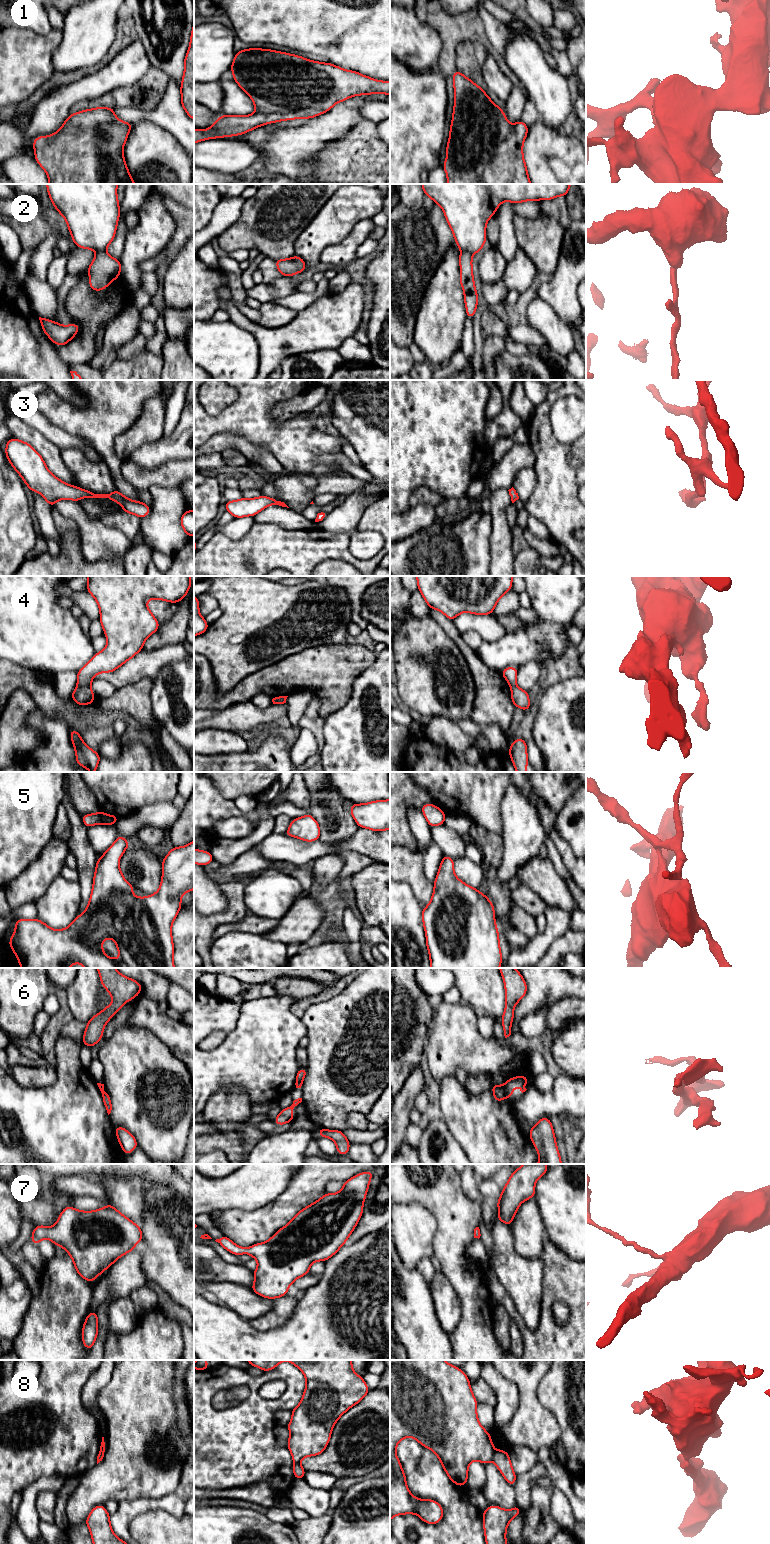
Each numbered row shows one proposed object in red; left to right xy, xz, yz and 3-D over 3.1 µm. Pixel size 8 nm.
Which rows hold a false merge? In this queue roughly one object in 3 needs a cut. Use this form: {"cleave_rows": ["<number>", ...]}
{"cleave_rows": ["2", "4", "6", "8"]}

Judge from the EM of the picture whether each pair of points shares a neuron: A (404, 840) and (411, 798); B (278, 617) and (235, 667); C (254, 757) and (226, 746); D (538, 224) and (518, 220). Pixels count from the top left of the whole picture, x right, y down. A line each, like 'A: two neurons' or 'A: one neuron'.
A: one neuron
B: one neuron
C: two neurons
D: one neuron

